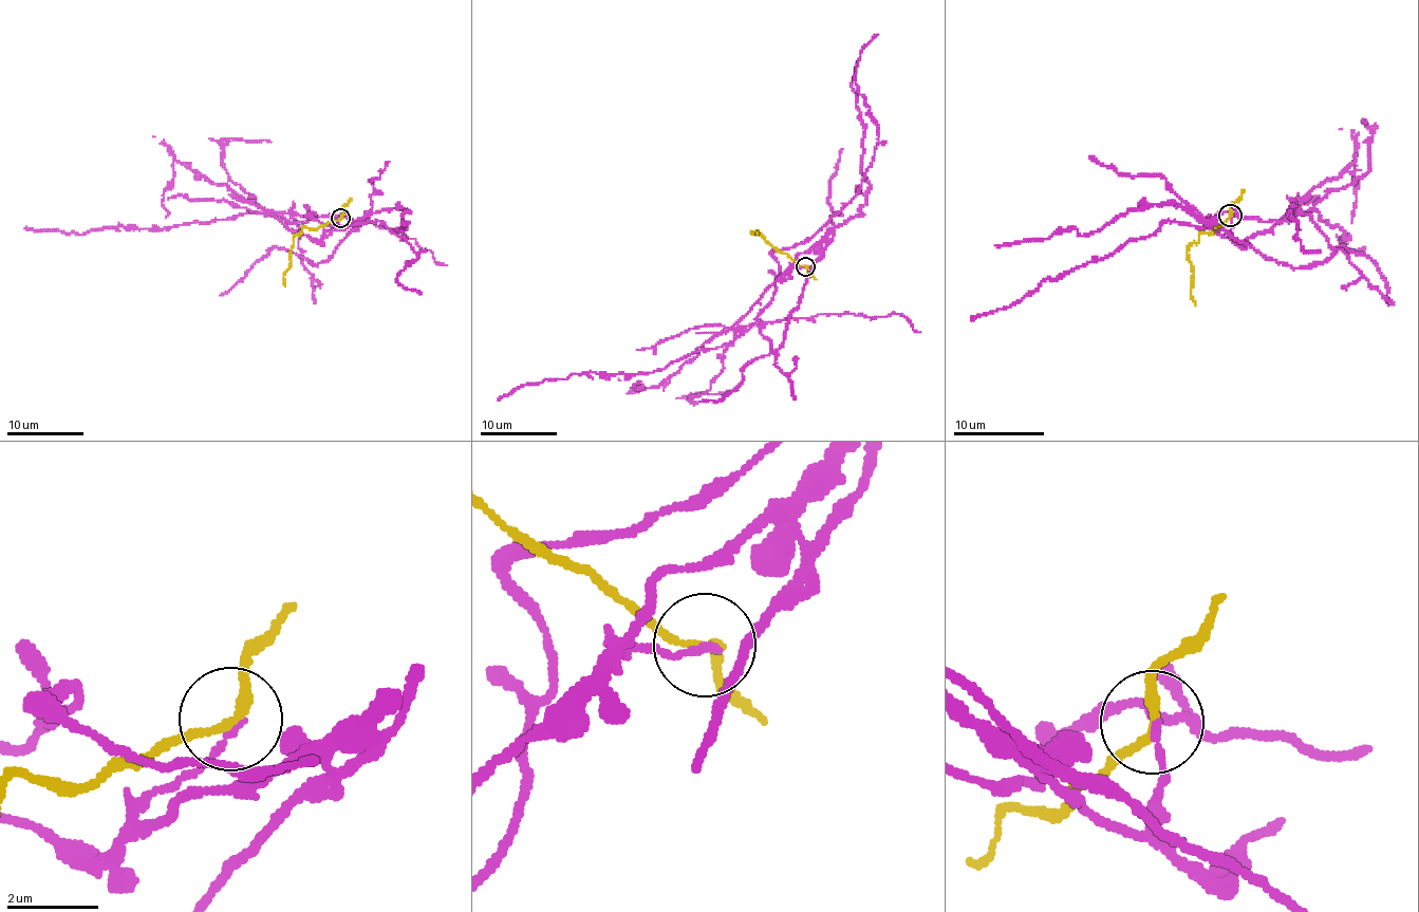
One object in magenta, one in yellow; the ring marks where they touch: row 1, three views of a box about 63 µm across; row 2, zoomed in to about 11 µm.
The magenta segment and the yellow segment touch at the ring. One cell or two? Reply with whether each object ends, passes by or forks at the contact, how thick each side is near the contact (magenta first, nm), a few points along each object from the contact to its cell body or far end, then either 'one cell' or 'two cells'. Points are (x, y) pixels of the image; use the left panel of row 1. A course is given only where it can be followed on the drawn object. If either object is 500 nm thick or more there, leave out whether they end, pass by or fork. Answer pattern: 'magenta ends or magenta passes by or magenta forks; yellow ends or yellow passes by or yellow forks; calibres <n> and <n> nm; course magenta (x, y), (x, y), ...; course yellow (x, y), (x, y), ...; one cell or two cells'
magenta ends; yellow passes by; calibres 150 and 200 nm; course magenta (340, 218), (315, 242), (269, 213), (379, 221), (417, 254), (398, 283), (422, 294); course yellow (340, 218), (320, 226), (303, 227), (293, 238), (291, 267), (283, 276), (284, 286); two cells

